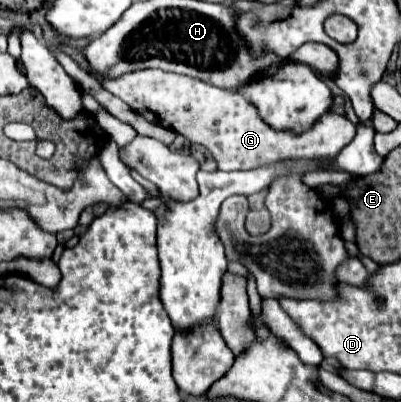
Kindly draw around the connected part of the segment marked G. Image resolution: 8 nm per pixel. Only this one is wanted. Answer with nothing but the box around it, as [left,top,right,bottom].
[92,68,356,171]

